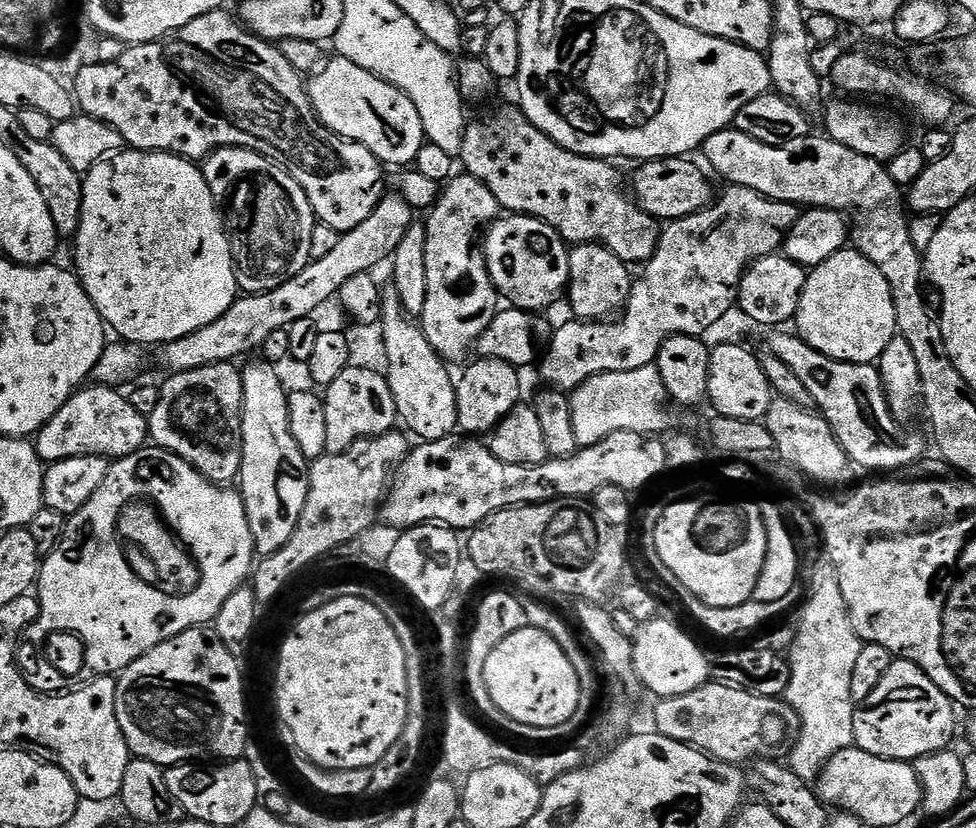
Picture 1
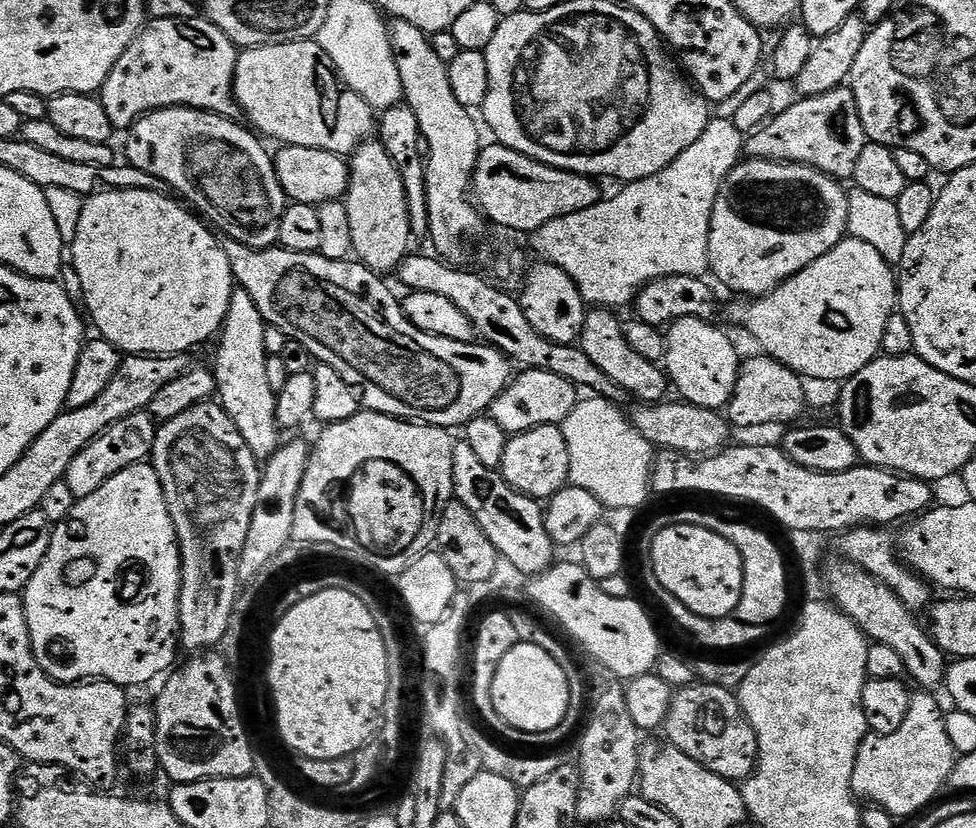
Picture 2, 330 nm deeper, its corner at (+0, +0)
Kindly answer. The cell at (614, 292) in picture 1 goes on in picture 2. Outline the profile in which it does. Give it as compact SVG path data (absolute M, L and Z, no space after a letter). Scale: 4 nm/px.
M592 310L585 315L584 329L580 331L578 347L620 388L621 393L630 395L640 404L659 404L670 392L670 381L663 367L646 362L646 358L638 358L634 350L624 337L624 324L619 320L619 315L608 310Z

